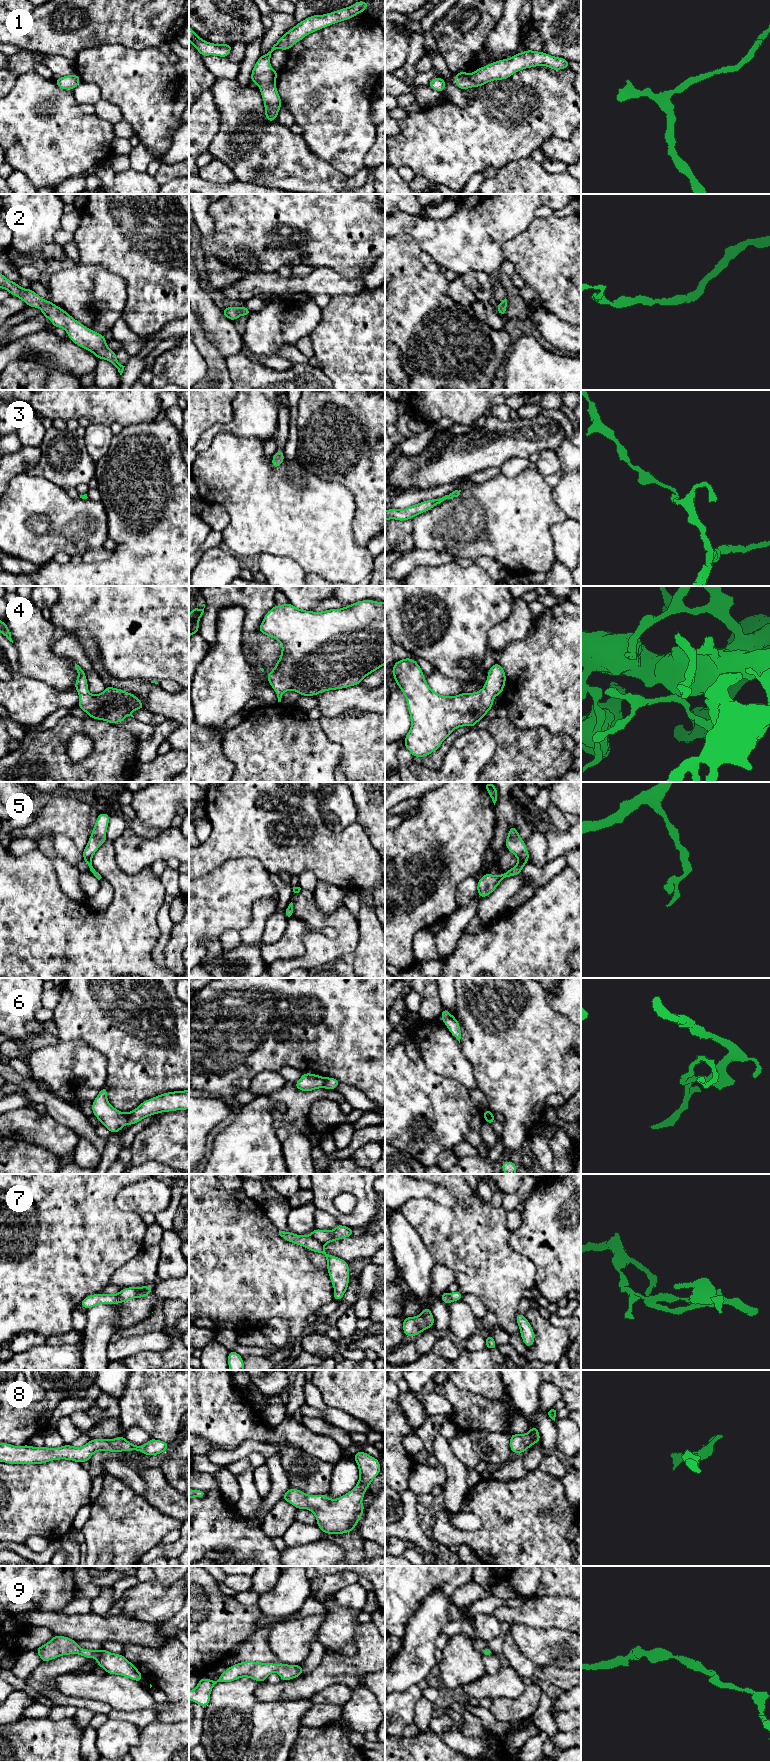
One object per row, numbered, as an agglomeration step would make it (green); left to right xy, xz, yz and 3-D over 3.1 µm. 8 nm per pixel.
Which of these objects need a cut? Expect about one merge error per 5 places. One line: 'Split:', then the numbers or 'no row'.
Split: 6, 7

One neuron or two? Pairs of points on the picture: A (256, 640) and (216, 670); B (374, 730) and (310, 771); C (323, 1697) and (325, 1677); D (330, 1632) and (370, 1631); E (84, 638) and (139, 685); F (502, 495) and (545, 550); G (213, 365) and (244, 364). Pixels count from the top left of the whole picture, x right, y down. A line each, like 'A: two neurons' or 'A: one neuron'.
A: two neurons
B: two neurons
C: two neurons
D: two neurons
E: one neuron
F: one neuron
G: two neurons

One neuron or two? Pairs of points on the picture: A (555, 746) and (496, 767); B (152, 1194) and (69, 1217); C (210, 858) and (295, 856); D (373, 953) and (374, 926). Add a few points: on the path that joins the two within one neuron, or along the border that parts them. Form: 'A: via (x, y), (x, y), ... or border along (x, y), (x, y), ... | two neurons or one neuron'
A: via (540, 755), (527, 759), (519, 767), (511, 767) | one neuron
B: border along (127, 1184), (119, 1191), (116, 1204), (138, 1214) | two neurons
C: via (231, 847), (274, 847) | one neuron
D: via (373, 946), (373, 933) | one neuron

